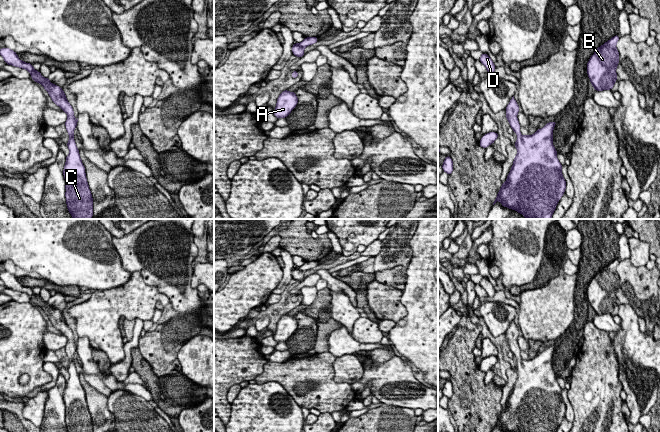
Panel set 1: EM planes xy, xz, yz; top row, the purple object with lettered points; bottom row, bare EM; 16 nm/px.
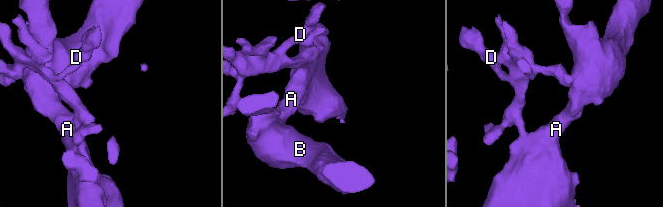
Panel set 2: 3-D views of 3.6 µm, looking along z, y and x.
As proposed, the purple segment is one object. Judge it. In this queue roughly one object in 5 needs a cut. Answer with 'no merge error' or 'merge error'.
no merge error

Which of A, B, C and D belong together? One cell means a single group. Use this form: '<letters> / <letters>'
A B C D

